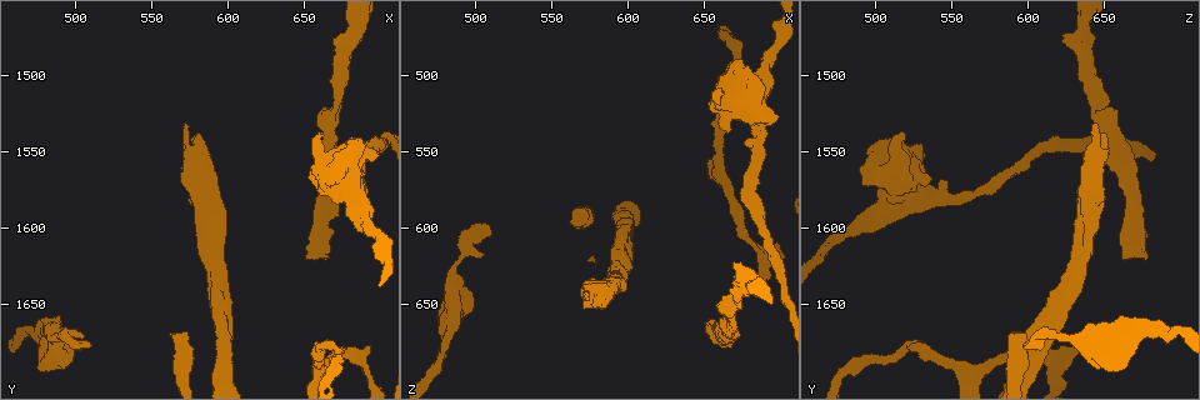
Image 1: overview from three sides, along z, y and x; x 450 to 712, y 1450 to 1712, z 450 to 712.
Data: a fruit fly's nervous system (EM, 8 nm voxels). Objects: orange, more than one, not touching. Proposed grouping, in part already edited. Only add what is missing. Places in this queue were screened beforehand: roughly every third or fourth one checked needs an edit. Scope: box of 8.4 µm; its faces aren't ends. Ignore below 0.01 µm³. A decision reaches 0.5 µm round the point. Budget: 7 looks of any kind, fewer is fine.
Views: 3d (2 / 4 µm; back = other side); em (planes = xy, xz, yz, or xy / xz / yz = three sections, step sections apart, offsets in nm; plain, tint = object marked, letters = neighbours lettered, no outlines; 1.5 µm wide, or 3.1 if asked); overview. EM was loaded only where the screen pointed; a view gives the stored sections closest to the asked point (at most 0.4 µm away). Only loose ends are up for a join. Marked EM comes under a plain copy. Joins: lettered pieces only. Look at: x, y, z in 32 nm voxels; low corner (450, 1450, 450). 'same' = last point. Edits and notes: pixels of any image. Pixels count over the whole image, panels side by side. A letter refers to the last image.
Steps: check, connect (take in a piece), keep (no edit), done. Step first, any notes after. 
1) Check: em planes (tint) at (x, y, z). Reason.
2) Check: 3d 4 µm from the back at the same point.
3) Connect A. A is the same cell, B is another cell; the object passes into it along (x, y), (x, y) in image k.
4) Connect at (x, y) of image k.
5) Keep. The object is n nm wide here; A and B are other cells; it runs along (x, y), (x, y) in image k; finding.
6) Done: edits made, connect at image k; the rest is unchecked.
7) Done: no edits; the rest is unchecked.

Check: em planes (letters) at (674, 1558, 492).

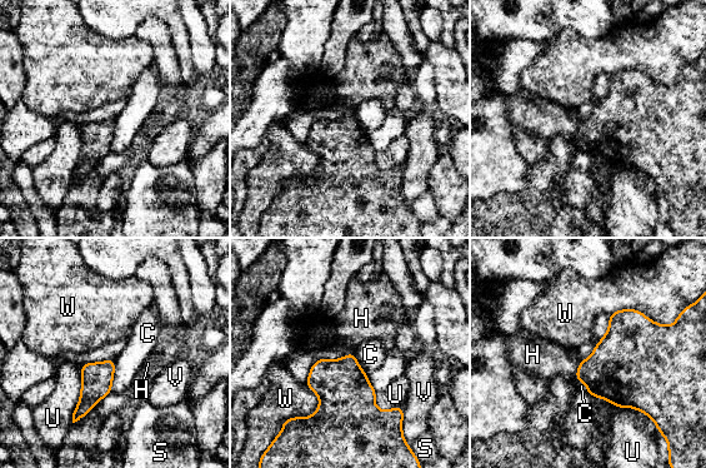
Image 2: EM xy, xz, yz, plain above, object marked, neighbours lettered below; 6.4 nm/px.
Keep. C, H, S, U, V and W are other cells; a border runs along (115, 359), (111, 391) in image 2; no lettered piece goes on from it.

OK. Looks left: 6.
Check: em xy step 8 (letters) at (506, 1678, 598).

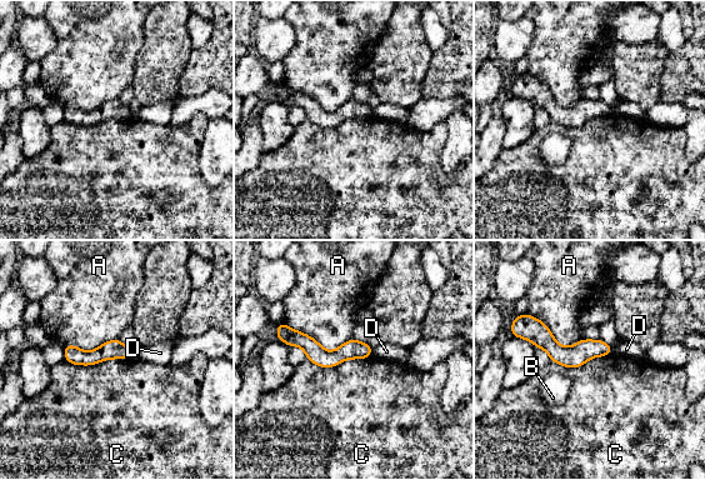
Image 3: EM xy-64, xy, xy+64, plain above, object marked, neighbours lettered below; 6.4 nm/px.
Keep. A, B, C and D are other cells; it runs along (285, 338), (319, 355), (369, 351) in image 3; none of them fits.

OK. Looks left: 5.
Check: 3d 2 µm at (668, 1478, 624). An open end.

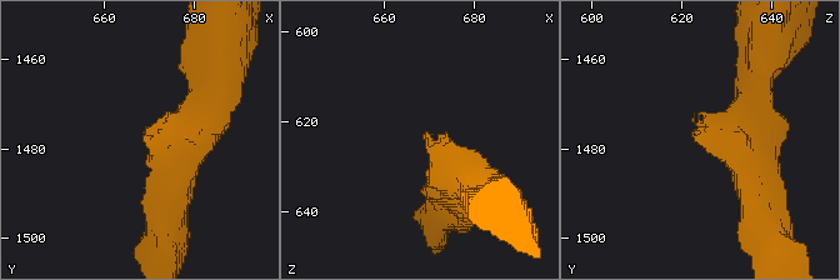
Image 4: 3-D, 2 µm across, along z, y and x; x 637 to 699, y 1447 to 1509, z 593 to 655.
Check: em yz step 8 (tint) at (669, 1478, 623). The arms are 240, 300 nm wide; need the tissue.

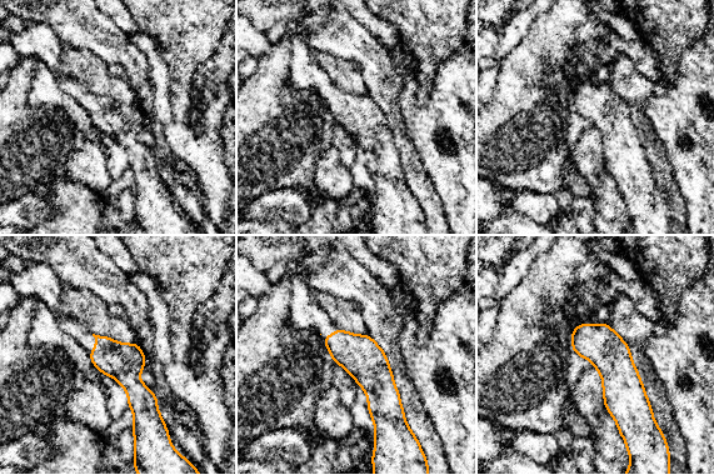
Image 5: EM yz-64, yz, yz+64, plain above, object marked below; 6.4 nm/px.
Check: em xy step 8 (letters) at the same point.

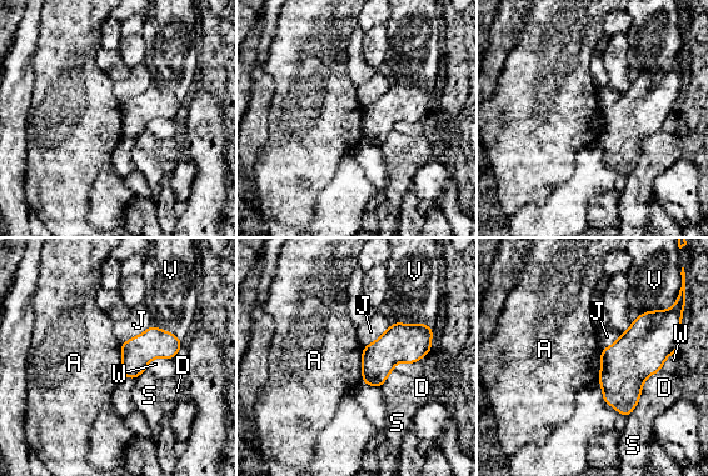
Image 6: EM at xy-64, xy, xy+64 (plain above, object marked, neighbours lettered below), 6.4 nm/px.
Keep. A, D, J, S, V and W are other cells; a border runs along (363, 347), (360, 381) in image 6; no lettered piece goes on from it.

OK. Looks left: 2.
Done: no edits; the rest is unchecked.

